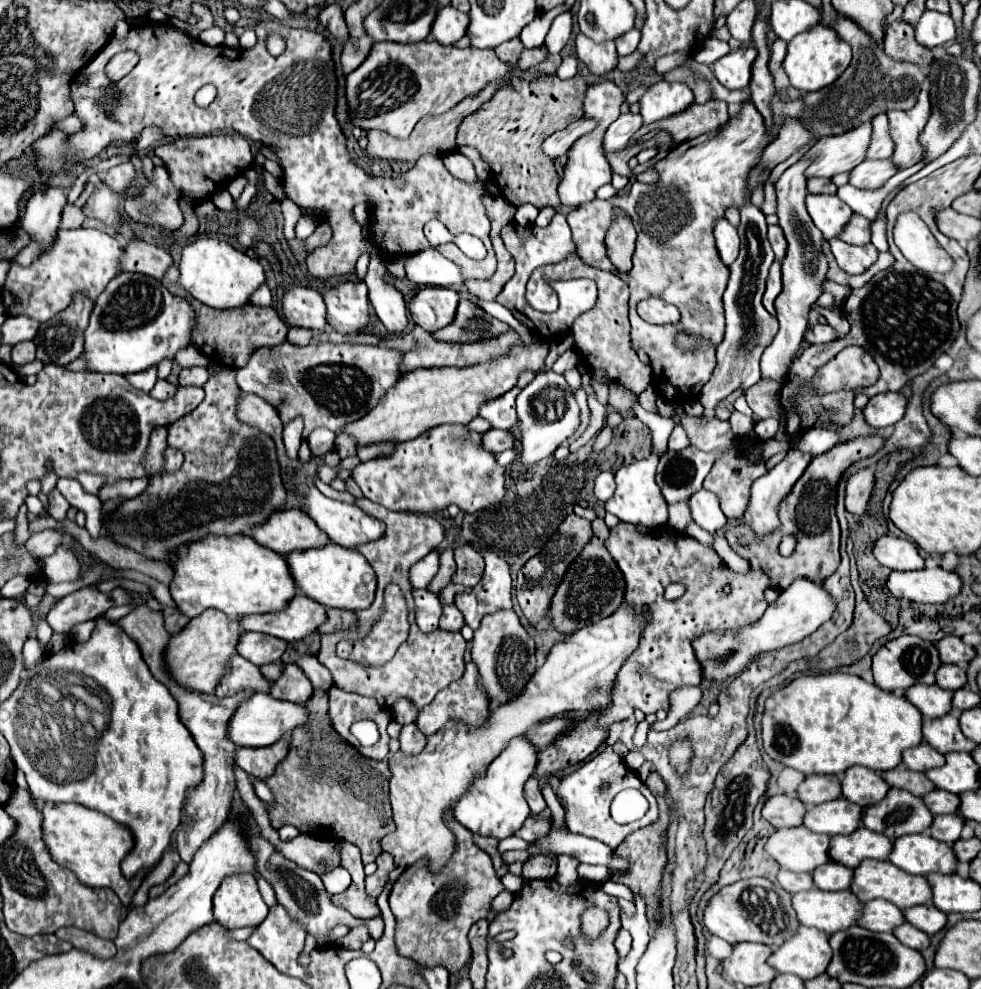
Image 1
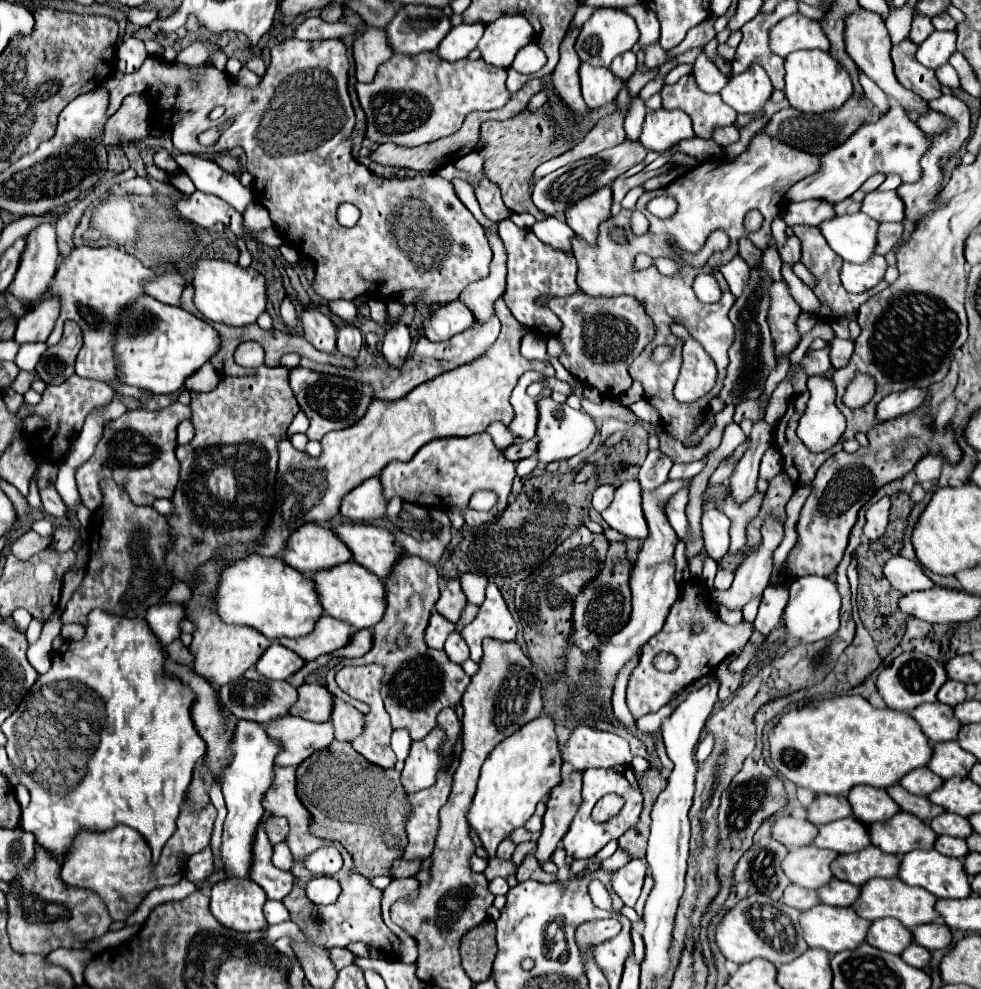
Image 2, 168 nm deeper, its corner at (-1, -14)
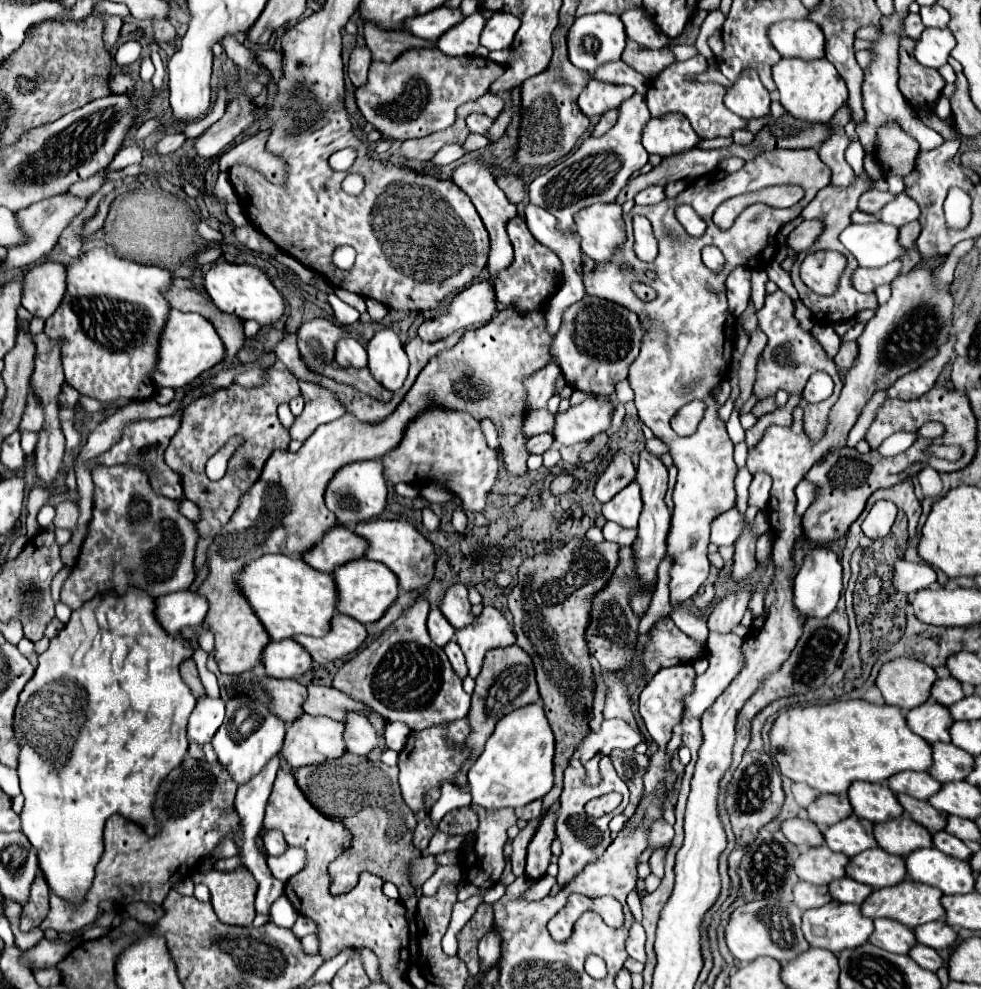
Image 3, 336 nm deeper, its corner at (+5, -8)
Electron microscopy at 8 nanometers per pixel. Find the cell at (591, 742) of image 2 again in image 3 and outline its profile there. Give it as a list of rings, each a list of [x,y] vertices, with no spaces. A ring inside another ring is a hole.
[[[621,718],[603,720],[599,732],[589,732],[583,738],[583,742],[579,744],[579,752],[581,752],[581,762],[583,762],[585,770],[587,770],[587,776],[593,778],[593,784],[601,782],[599,760],[603,756],[607,756],[613,748],[631,750],[643,740],[645,740],[643,734],[639,730],[631,728]]]

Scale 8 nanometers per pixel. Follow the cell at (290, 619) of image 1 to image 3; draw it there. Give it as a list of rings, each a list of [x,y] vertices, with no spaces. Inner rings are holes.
[[[337,614],[331,622],[329,634],[321,638],[313,636],[297,636],[295,640],[305,646],[305,650],[313,656],[317,664],[339,660],[347,654],[353,654],[367,638],[365,624],[353,620],[351,616]]]

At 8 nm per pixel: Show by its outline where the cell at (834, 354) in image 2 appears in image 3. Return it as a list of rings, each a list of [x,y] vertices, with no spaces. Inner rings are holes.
[[[843,342],[833,360],[839,370],[849,370],[849,366],[853,366],[855,358],[857,358],[857,342]]]

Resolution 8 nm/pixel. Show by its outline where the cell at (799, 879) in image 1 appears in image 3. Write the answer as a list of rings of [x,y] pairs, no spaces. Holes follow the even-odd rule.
[[[799,882],[793,888],[793,896],[795,896],[795,904],[801,910],[811,910],[811,908],[819,908],[825,906],[827,902],[831,902],[831,894],[827,886],[815,886],[809,882]]]

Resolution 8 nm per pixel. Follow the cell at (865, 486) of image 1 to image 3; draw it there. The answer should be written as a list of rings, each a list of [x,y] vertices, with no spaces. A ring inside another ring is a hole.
[[[885,500],[875,502],[867,518],[863,520],[863,534],[873,540],[885,538],[895,522],[895,514],[897,514],[897,508],[893,502],[885,502]]]

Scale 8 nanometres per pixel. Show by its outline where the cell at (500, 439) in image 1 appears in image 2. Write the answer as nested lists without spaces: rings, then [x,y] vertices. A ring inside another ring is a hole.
[[[531,438],[531,440],[515,440],[509,448],[503,450],[503,456],[511,462],[517,462],[533,456],[535,452],[537,452],[537,438]]]

